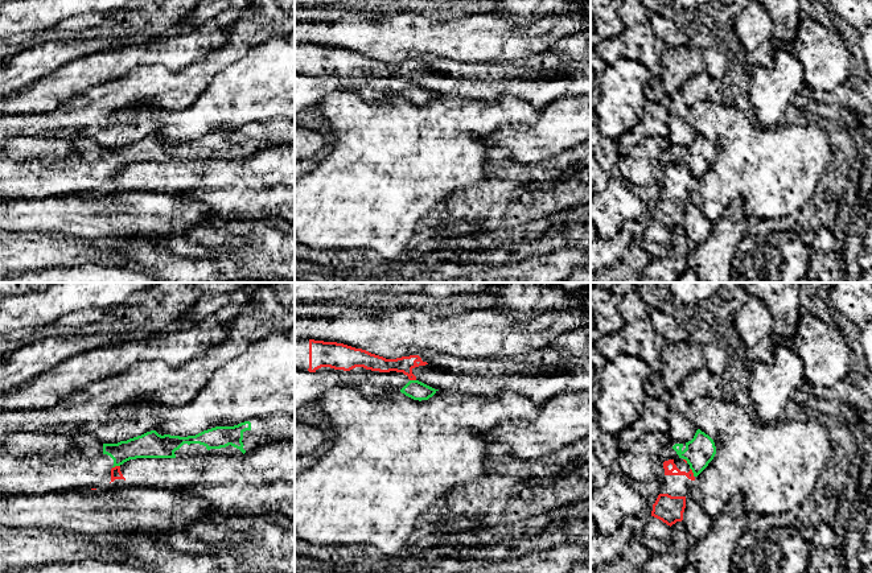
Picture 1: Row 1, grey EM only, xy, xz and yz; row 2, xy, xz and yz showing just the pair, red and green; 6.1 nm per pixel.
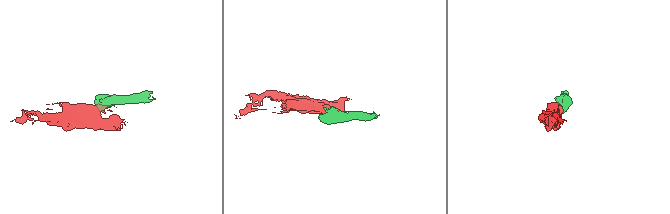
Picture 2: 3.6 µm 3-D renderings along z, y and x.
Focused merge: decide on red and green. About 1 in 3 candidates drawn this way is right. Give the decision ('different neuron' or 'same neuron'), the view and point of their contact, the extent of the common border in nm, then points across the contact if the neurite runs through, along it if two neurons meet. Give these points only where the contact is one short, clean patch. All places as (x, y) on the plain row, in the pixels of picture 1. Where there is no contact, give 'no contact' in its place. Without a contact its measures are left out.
different neuron | yz (692, 177) | 70 nm | along yz (690, 172), (694, 181)

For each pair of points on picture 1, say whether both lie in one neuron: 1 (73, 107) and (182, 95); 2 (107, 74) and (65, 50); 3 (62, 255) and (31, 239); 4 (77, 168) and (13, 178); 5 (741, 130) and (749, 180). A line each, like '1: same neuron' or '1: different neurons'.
1: same neuron
2: different neurons
3: same neuron
4: same neuron
5: same neuron

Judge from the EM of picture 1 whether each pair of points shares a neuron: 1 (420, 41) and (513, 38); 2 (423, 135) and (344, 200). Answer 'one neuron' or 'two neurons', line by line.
1: one neuron
2: one neuron

